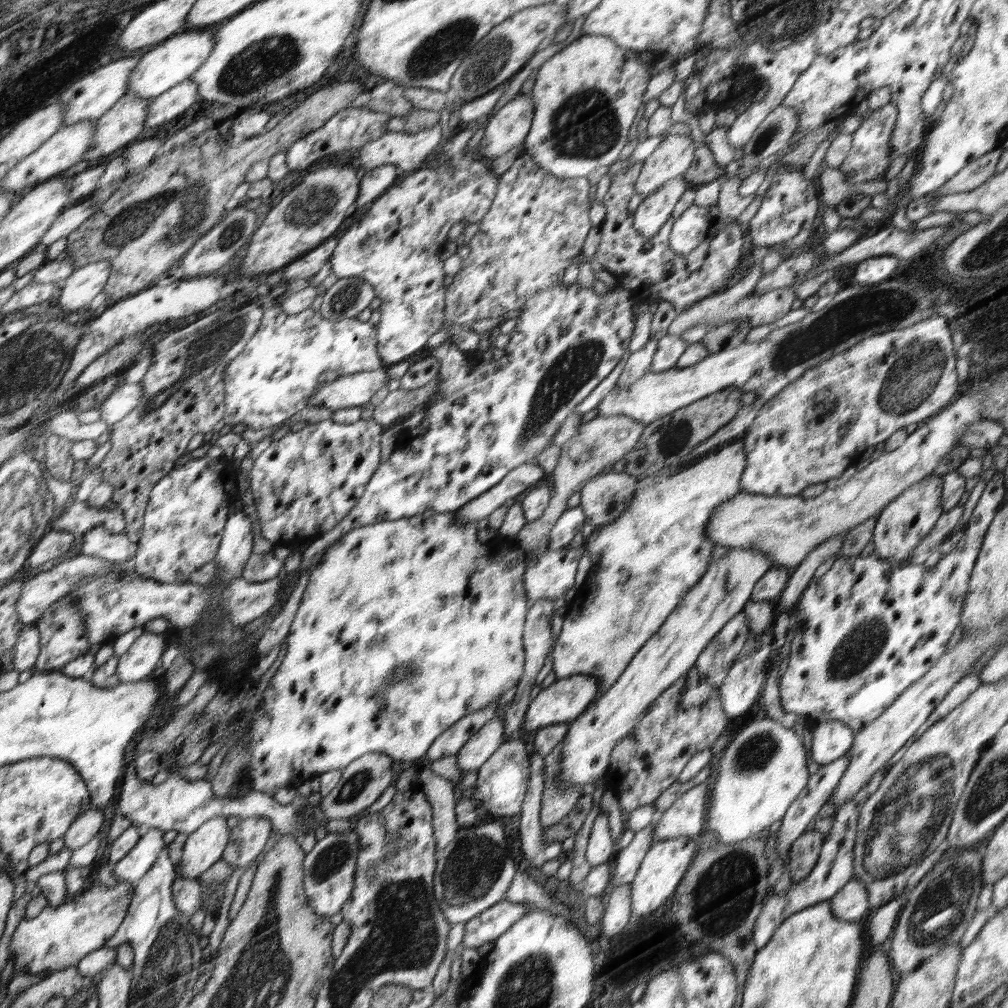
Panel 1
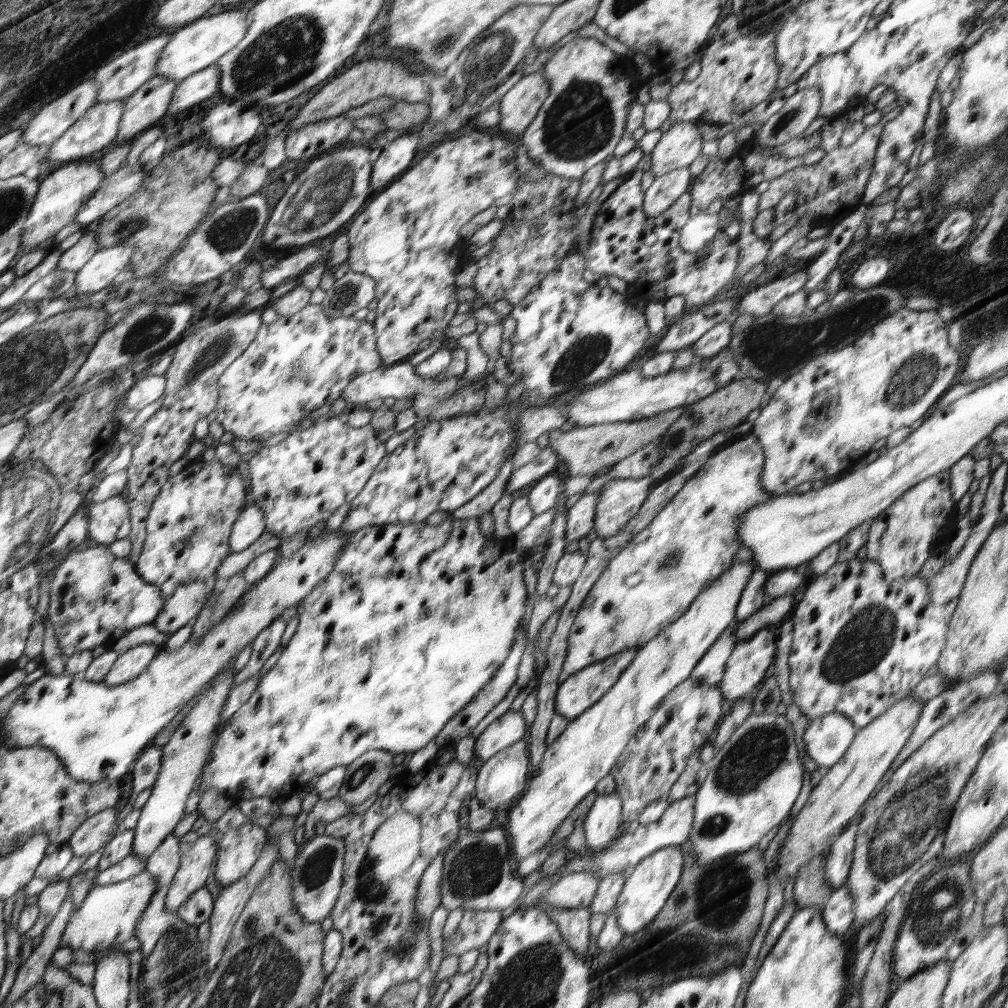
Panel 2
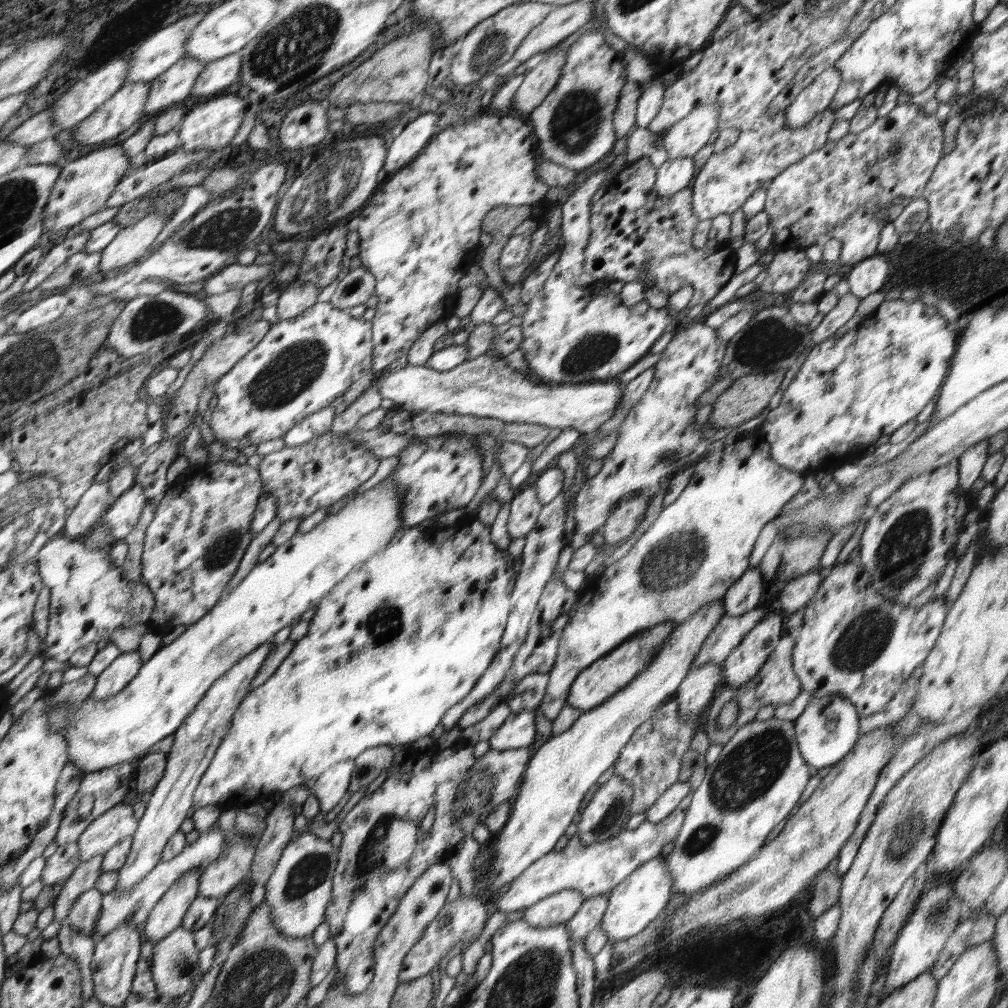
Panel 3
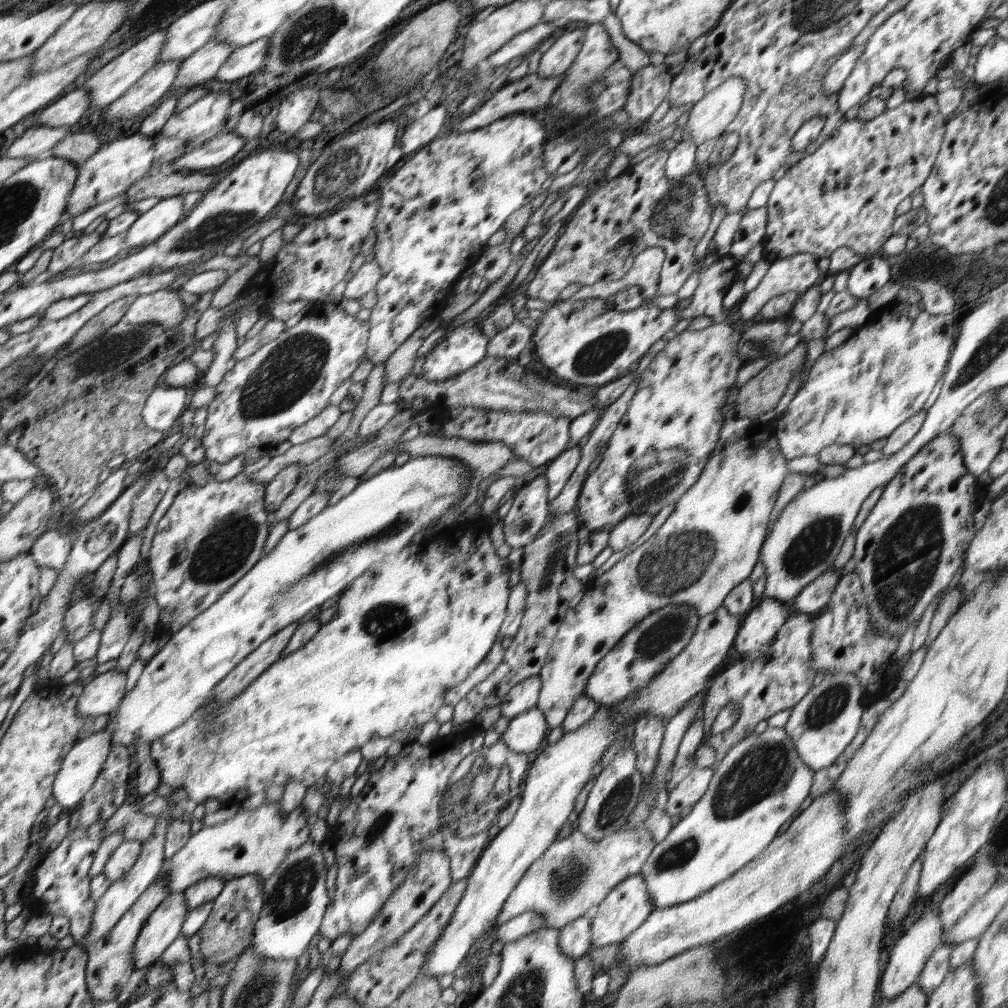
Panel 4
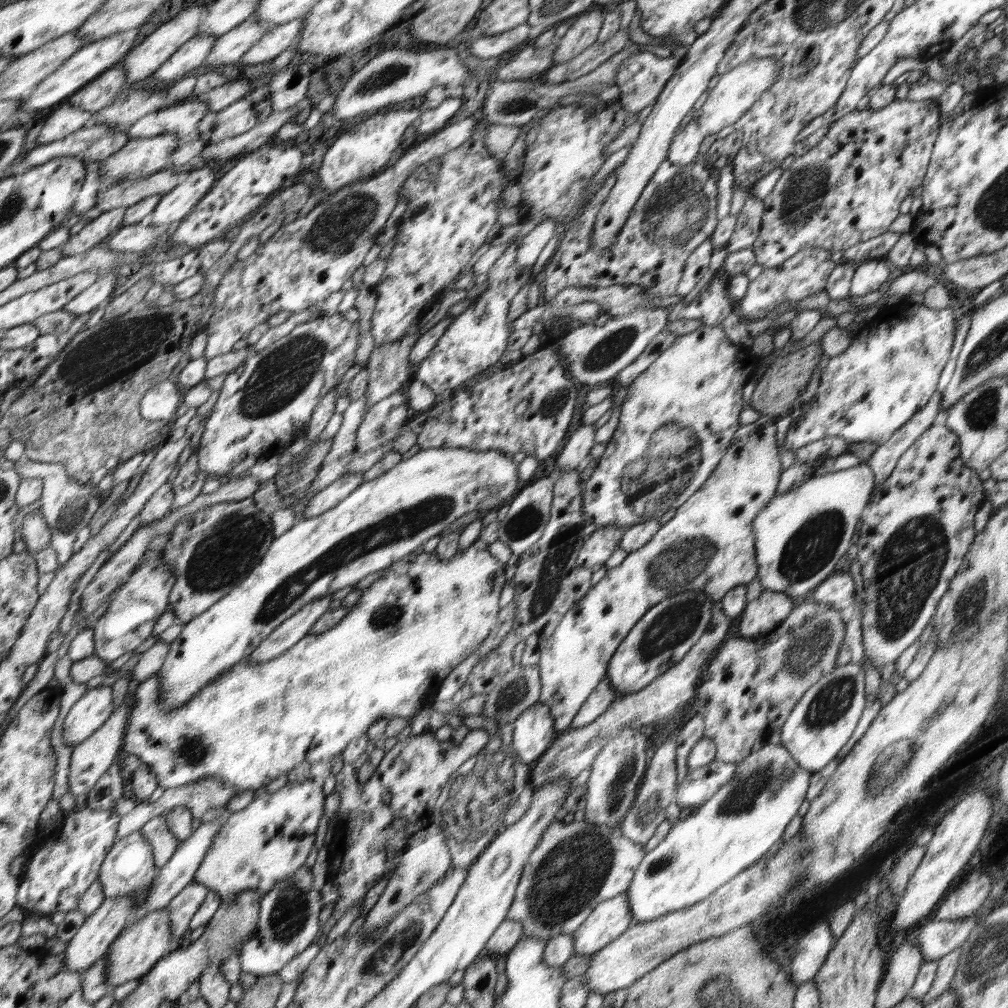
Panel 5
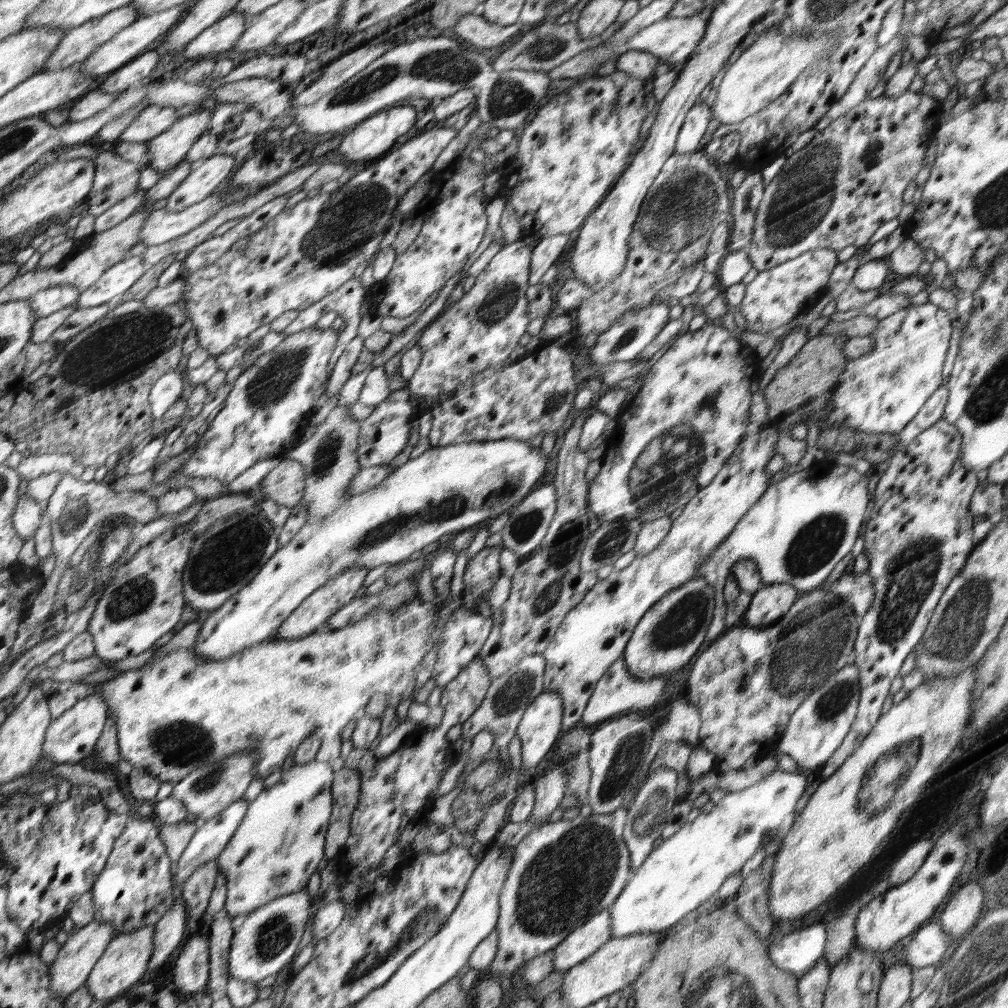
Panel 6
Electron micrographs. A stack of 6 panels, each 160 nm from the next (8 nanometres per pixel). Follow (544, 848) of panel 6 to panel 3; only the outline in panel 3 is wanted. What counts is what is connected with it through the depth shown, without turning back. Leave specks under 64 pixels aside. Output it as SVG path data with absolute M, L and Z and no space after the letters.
M686 795L678 804L678 808L664 820L657 823L643 821L638 828L627 830L604 842L585 845L575 834L560 852L550 852L533 862L512 882L505 894L495 900L498 911L509 913L531 907L535 902L548 898L551 894L564 889L576 889L582 893L583 900L609 893L632 874L640 865L644 865L652 857L661 856L662 848L678 836L683 825L687 809L691 804L690 795Z

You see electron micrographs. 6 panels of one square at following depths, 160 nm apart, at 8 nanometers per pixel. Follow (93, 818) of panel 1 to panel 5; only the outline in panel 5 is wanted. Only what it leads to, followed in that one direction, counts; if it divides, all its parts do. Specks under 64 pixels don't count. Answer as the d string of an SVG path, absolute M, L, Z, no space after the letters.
M161 815L151 818L139 831L152 843L156 865L159 868L163 867L179 846L177 838L167 827L165 818Z

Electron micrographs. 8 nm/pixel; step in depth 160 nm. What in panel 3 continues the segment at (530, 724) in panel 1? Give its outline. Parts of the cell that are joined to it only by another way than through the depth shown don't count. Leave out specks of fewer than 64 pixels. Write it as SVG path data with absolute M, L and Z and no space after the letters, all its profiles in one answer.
M662 622L651 626L626 640L624 644L618 646L618 650L614 649L614 654L610 654L610 658L602 658L602 662L594 662L594 666L590 666L590 670L586 670L586 674L582 674L578 682L574 682L574 694L569 694L566 704L584 711L604 704L649 668L656 658L655 652L657 653L657 650L661 649L661 644L669 639L675 626L674 622Z

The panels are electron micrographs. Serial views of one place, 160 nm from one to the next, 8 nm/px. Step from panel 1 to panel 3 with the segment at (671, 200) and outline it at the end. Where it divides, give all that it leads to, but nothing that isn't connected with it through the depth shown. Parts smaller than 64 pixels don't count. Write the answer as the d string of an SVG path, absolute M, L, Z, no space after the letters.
M685 156L676 160L667 160L657 169L652 189L658 197L672 197L692 184L696 175L693 158Z

